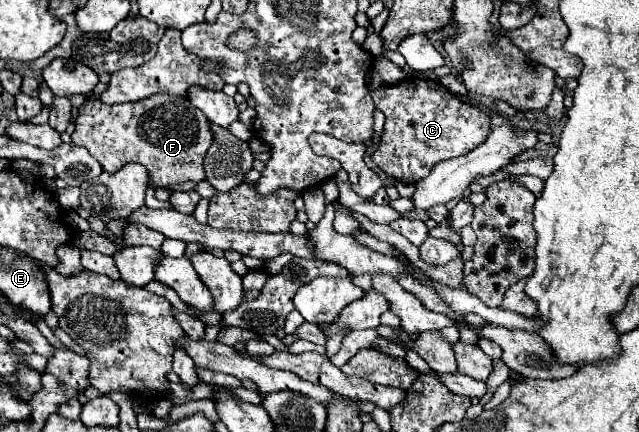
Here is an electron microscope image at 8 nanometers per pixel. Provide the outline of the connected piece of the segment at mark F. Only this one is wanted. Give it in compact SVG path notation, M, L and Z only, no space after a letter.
M152 95L140 103L120 105L86 99L78 109L72 143L86 147L108 173L118 171L124 163L140 163L148 169L154 187L170 187L206 179L202 161L212 145L212 131L206 115L178 95Z

